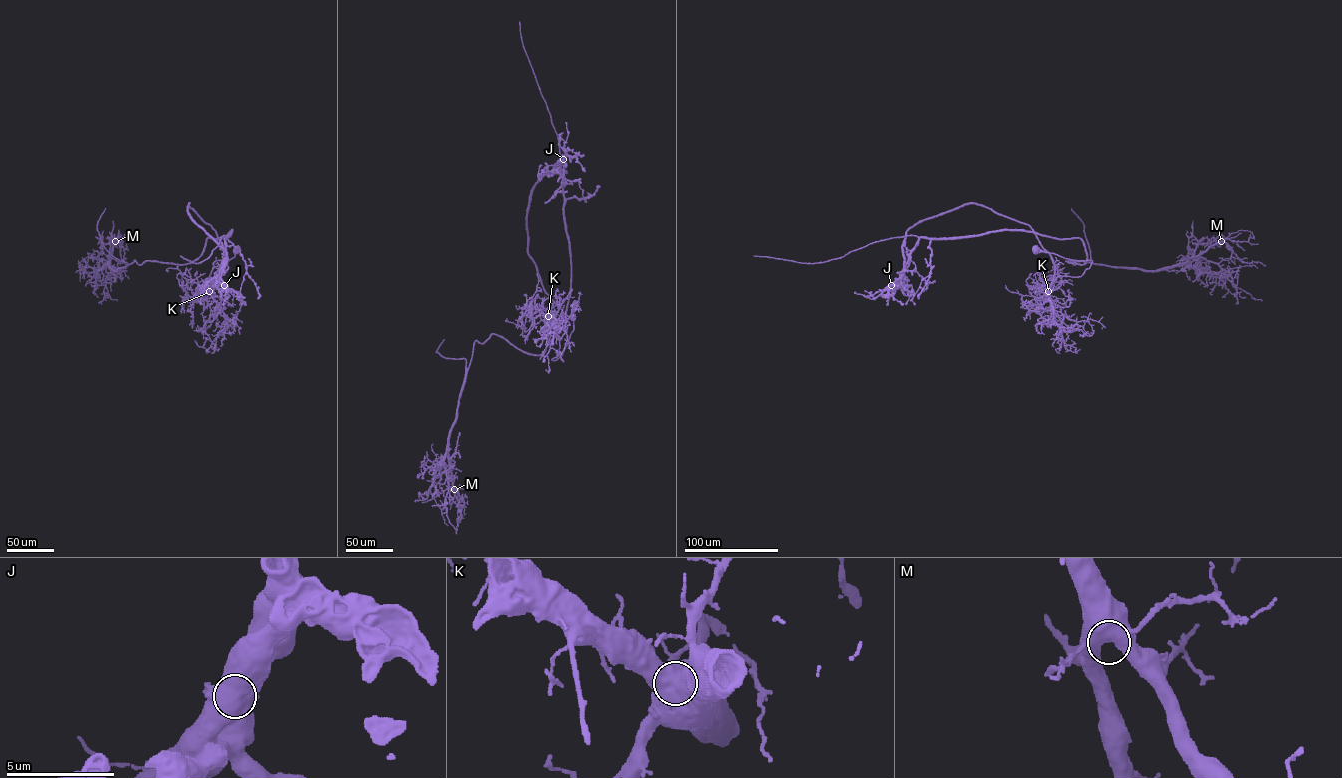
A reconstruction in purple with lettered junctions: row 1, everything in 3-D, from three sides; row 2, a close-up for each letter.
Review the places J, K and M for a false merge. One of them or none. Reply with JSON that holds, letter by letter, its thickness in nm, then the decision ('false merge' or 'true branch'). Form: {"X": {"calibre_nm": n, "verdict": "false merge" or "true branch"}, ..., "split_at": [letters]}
{"J": {"calibre_nm": 850, "verdict": "false merge"}, "K": {"calibre_nm": 750, "verdict": "true branch"}, "M": {"calibre_nm": 700, "verdict": "true branch"}, "split_at": ["J"]}

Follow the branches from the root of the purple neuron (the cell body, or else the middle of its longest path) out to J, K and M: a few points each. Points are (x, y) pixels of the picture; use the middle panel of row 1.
J: (575, 303), (553, 360), (551, 321), (562, 311), (529, 254), (527, 212), (563, 159)
K: (575, 303), (573, 330), (562, 354), (555, 360), (552, 359), (559, 353), (559, 339), (548, 316)
M: (575, 303), (553, 360), (562, 311), (527, 212), (560, 170), (565, 313), (540, 354), (474, 341), (454, 489)

